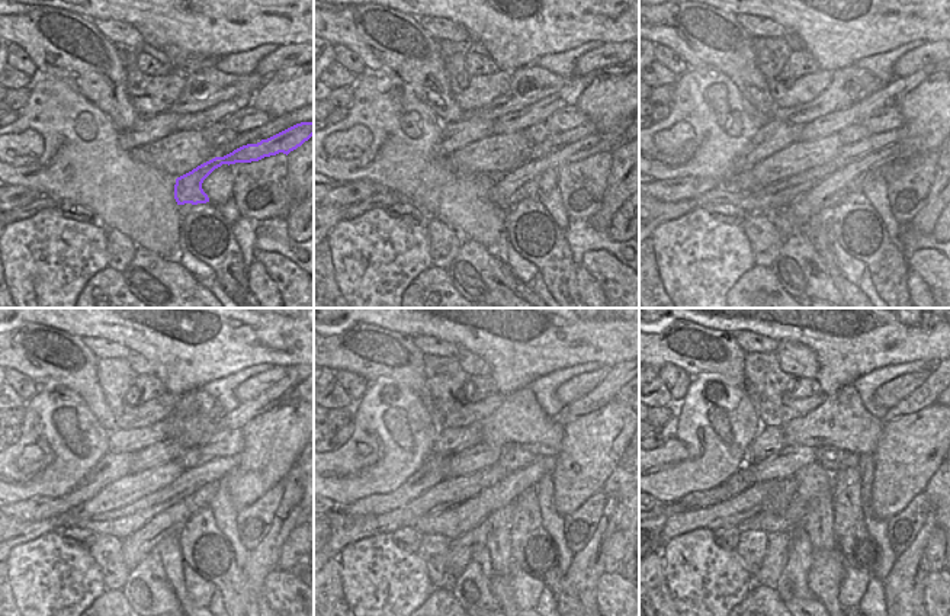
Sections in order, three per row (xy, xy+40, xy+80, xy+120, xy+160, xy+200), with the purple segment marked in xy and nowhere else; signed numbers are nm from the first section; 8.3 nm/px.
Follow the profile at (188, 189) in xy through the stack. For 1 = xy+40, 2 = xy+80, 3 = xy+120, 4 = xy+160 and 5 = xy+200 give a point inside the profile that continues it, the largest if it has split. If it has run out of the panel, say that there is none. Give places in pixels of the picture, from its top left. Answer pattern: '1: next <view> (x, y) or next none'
1: next xy+40 (523, 182)
2: next xy+80 (834, 189)
3: next xy+120 (170, 522)
4: next xy+160 (459, 551)
5: next xy+200 (773, 564)

